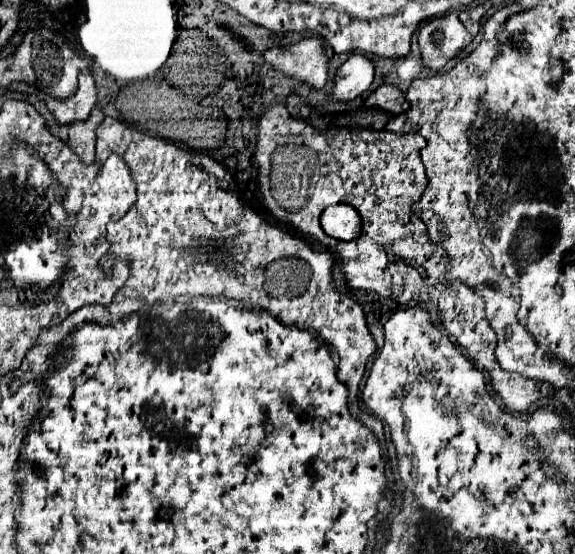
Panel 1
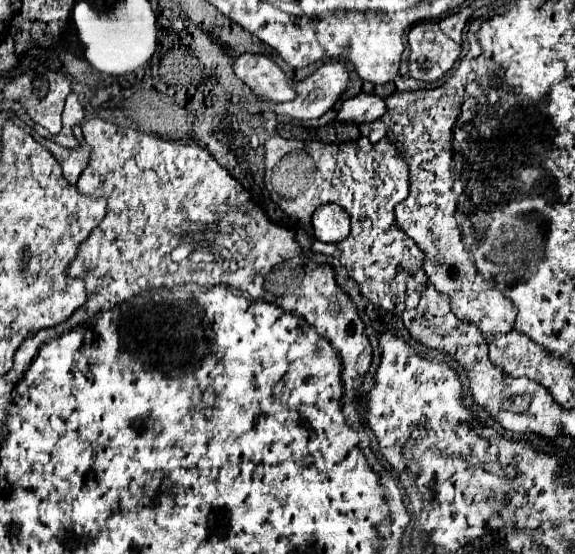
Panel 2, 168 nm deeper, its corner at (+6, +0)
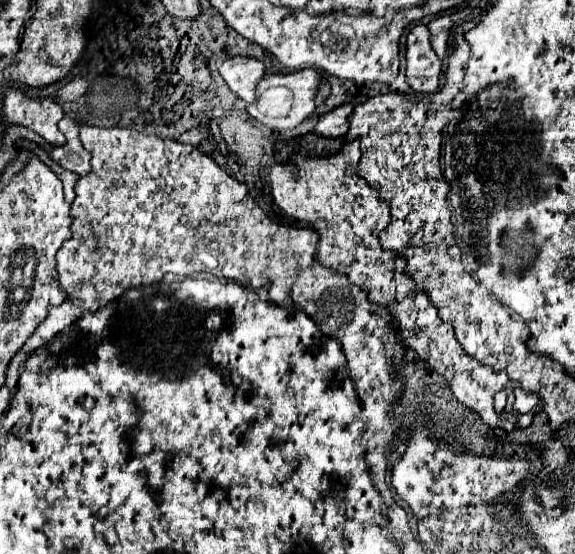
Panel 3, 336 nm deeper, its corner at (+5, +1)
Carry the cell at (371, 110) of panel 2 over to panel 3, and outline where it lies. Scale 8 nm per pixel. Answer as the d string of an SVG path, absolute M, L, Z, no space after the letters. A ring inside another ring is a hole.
M347 102L341 104L339 108L323 114L319 118L319 124L315 126L315 134L327 136L327 138L337 138L337 136L345 136L349 130L349 116L353 114L355 104Z

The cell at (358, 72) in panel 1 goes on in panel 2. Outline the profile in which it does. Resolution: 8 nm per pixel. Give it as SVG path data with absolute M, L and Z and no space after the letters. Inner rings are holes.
M326 63L318 67L310 77L292 83L296 99L274 105L276 115L290 117L294 121L318 119L340 99L348 87L348 71L344 63Z

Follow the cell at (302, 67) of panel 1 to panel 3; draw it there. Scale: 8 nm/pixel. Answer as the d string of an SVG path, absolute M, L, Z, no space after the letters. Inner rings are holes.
M233 56L219 66L219 74L241 100L251 104L255 102L255 86L267 72L263 60L249 56Z

